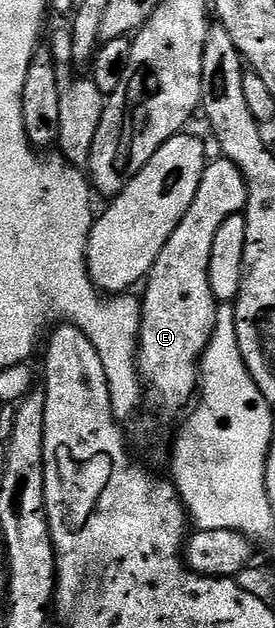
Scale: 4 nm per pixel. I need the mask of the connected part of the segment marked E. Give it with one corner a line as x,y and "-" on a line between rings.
229,158
217,159
205,165
202,184
194,192
194,204
186,208
186,216
174,228
174,236
166,240
166,248
162,248
143,287
138,369
146,387
146,409
131,419
130,446
152,468
169,461
178,419
198,394
198,363
216,330
218,303
210,288
210,248
214,248
214,236
218,236
218,228
230,216
243,214
248,205
242,172

